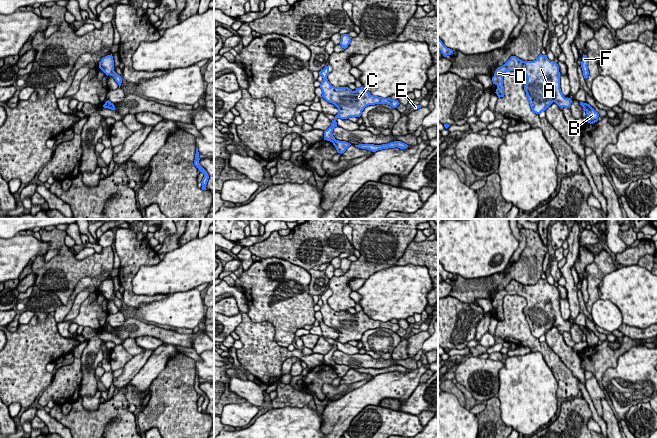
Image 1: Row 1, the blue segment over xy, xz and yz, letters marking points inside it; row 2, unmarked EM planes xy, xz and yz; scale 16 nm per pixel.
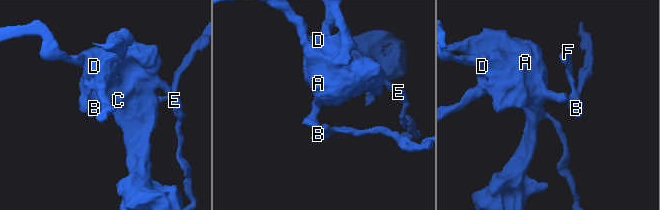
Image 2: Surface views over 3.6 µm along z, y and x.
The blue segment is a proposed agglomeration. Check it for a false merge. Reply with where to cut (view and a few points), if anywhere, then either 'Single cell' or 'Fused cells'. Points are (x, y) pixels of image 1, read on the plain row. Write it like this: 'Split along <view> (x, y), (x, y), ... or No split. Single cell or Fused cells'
Split along xz (335, 363), (332, 366). Fused cells

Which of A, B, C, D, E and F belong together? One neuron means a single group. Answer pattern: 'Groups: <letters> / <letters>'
Groups: A C D E / B F

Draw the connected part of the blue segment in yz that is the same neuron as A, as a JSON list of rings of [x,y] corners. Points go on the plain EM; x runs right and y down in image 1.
[[[540,278],[534,285],[523,285],[516,280],[501,291],[498,291],[492,301],[492,306],[497,310],[498,322],[504,321],[503,299],[506,295],[519,295],[526,299],[524,309],[530,331],[536,338],[545,335],[553,326],[559,331],[570,332],[571,322],[565,322],[560,313],[559,290],[555,285],[550,285],[547,279]]]

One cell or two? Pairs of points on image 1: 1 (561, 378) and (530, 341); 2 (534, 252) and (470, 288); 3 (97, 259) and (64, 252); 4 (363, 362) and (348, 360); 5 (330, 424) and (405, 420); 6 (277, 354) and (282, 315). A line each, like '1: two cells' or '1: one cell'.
1: one cell
2: one cell
3: one cell
4: one cell
5: two cells
6: two cells

